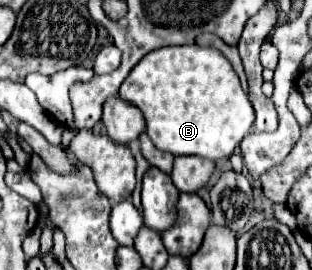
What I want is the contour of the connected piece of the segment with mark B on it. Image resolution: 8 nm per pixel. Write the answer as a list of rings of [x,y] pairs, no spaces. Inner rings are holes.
[[[197,44],[159,48],[141,58],[141,62],[125,78],[119,94],[143,112],[147,134],[155,146],[171,152],[173,156],[201,156],[213,162],[229,158],[253,126],[253,106],[239,84],[239,76],[233,72],[227,58],[215,48],[201,48]]]

